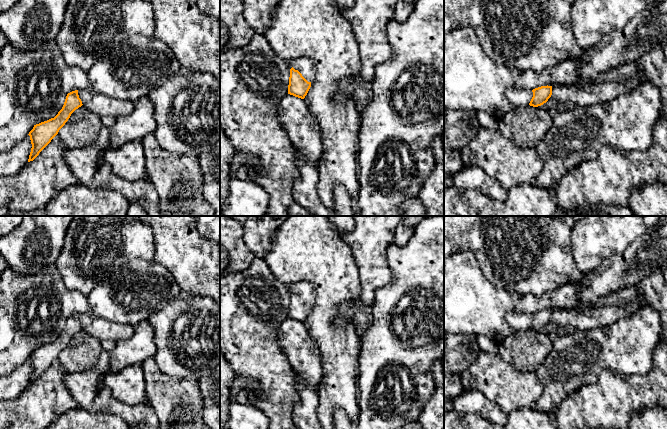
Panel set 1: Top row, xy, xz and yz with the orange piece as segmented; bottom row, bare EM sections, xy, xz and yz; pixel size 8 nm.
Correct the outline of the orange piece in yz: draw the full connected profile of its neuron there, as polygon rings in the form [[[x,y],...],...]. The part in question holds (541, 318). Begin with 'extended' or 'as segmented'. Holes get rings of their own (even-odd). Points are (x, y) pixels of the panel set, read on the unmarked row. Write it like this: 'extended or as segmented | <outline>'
extended | [[[513,308],[507,312],[506,320],[513,331],[530,329],[538,331],[548,325],[552,319],[552,310],[541,310],[531,313],[518,313]]]

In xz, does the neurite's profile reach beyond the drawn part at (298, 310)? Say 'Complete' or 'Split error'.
Split error

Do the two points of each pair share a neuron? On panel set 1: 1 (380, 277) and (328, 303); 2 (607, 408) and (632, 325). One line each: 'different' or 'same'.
1: different
2: different

